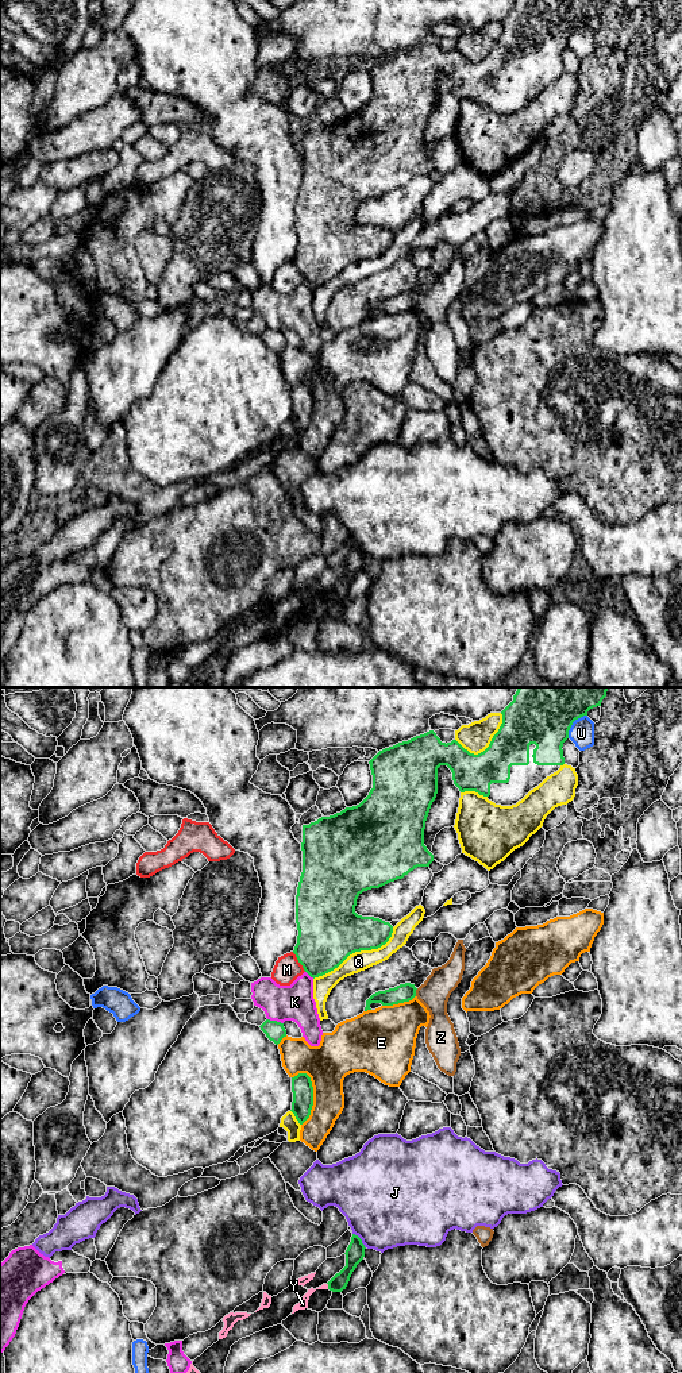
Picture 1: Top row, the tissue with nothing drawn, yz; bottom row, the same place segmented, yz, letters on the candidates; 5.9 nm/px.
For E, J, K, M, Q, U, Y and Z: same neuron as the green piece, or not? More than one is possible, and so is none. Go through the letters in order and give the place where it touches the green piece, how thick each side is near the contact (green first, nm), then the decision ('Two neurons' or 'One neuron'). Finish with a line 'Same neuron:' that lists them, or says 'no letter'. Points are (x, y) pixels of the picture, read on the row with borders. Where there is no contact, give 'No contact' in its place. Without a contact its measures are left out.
E: Touches green at yz (312, 1099). Thickness 130 nm (green) against 260 nm. Two neurons
J: Touches green at yz (361, 1240). Thickness 110 nm (green) against 480 nm. Two neurons
K: Touches green at yz (276, 1021). Thickness 120 nm (green) against 220 nm. Two neurons
M: Touches green at yz (299, 961). Thickness 360 nm (green) against 160 nm. Two neurons
Q: Touches green at yz (357, 951). Thickness 380 nm (green) against 120 nm. Two neurons
U: Touches green at yz (571, 724). Thickness 440 nm (green) against 150 nm. Two neurons
Y: Touches green at yz (328, 1285). Thickness 110 nm (green) against 60 nm. Two neurons
Z: Touches green at yz (415, 992). Thickness 110 nm (green) against 180 nm. Two neurons
Same neuron: no letter

